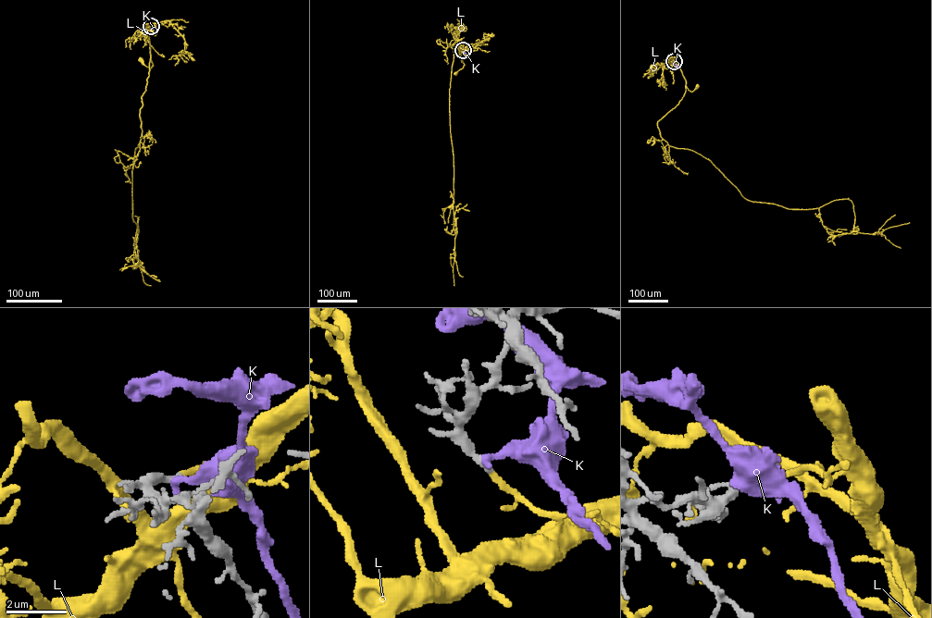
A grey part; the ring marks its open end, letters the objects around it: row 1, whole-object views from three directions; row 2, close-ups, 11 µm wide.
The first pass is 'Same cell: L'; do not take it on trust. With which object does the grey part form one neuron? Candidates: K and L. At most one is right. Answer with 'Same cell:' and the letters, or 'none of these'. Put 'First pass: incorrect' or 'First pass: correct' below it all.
Same cell: L
First pass: correct

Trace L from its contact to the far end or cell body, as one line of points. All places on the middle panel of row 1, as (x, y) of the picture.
L: (463, 50), (460, 55), (465, 65), (455, 73)

